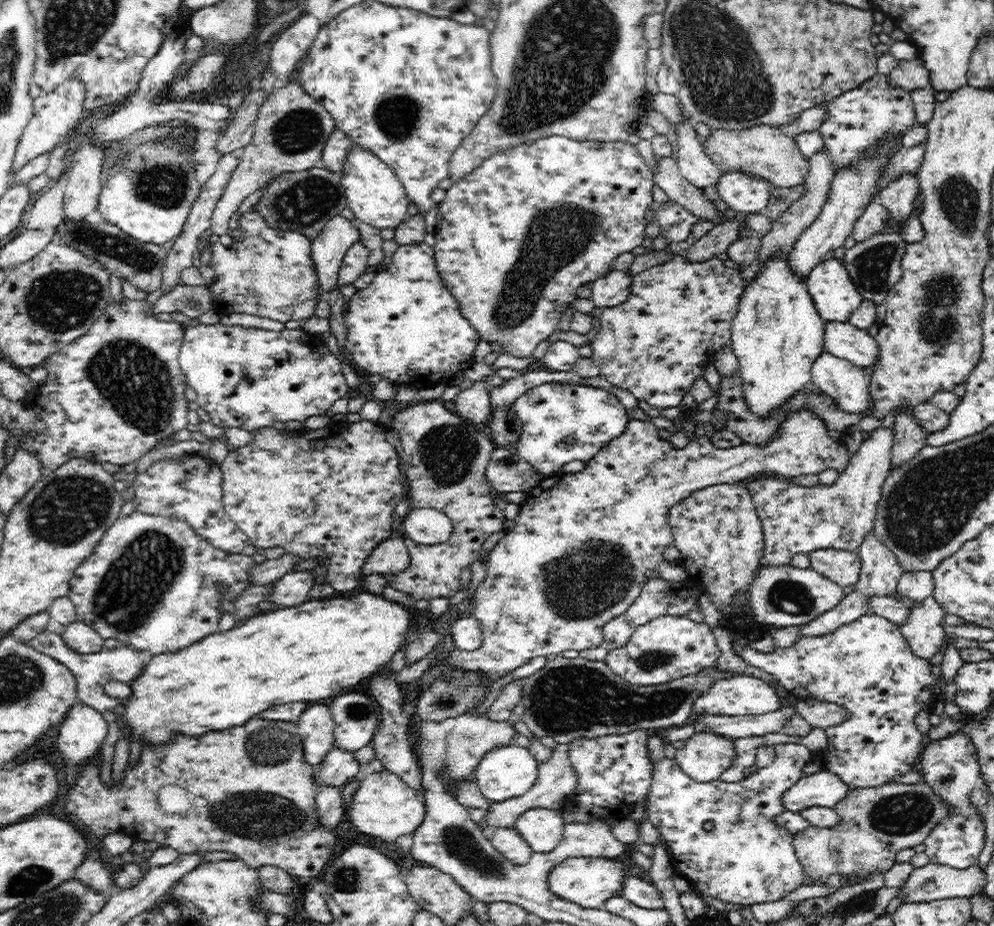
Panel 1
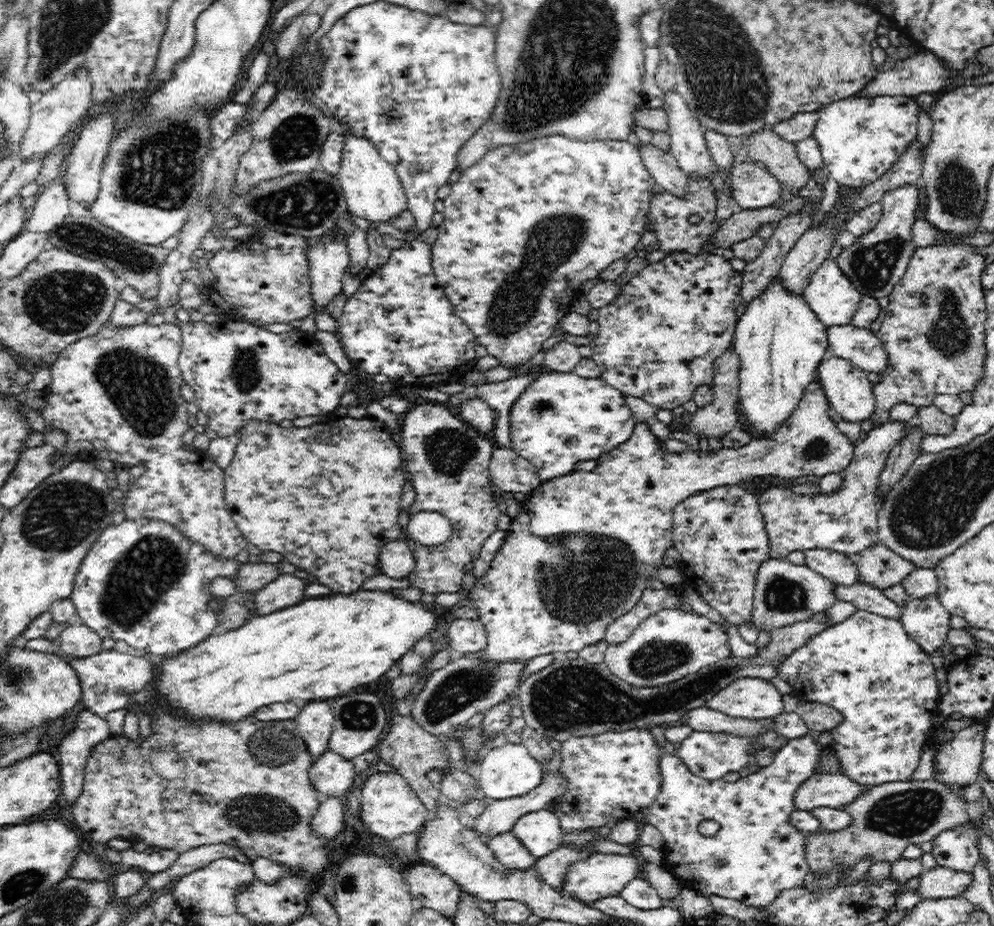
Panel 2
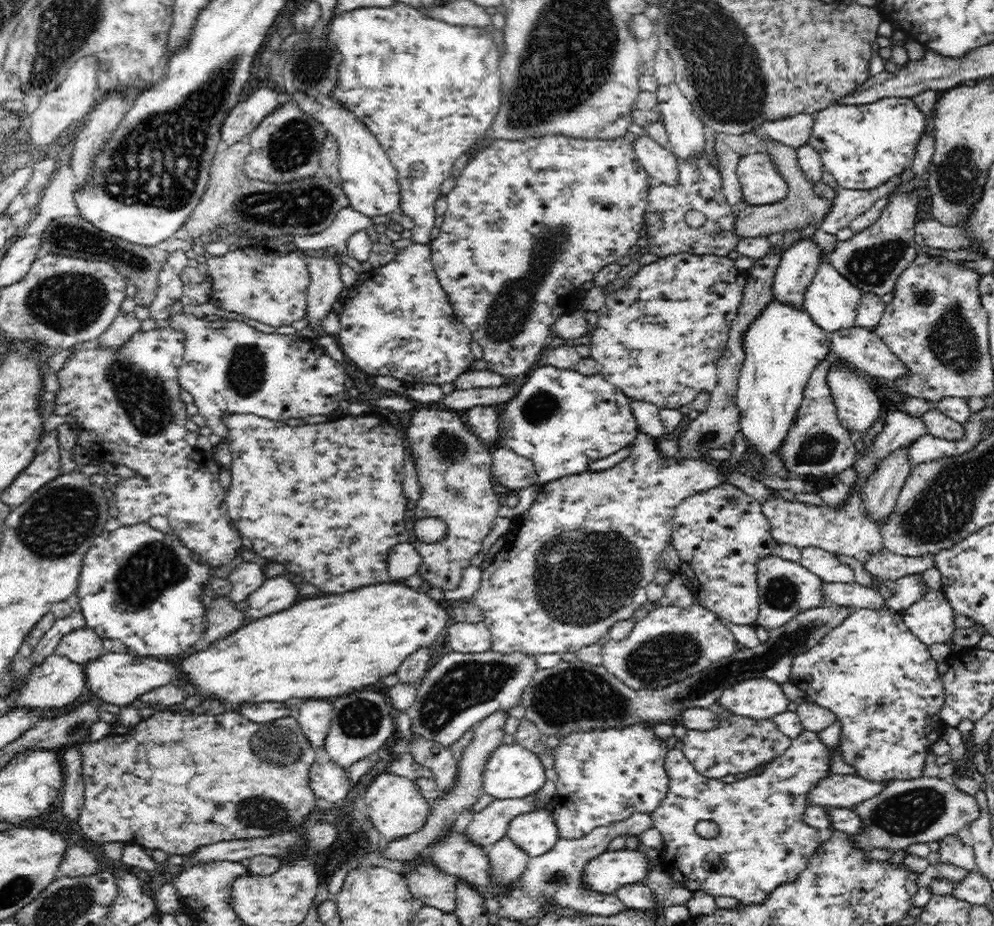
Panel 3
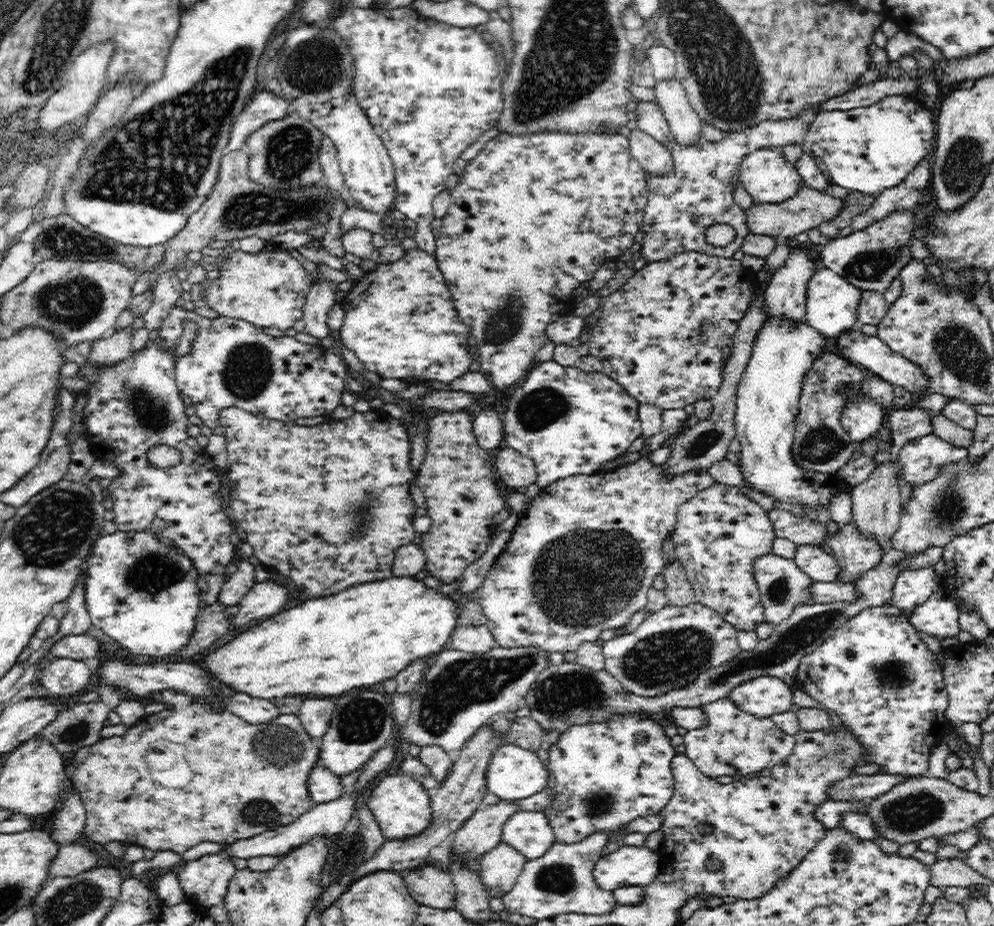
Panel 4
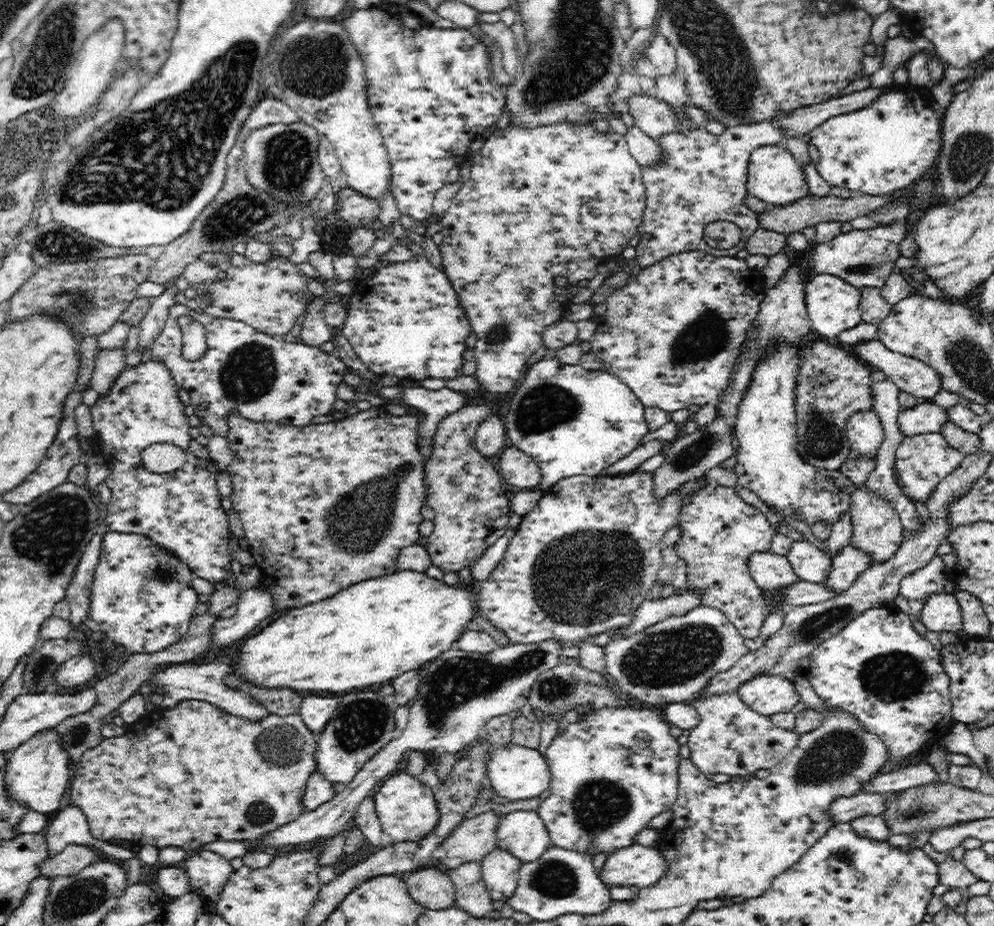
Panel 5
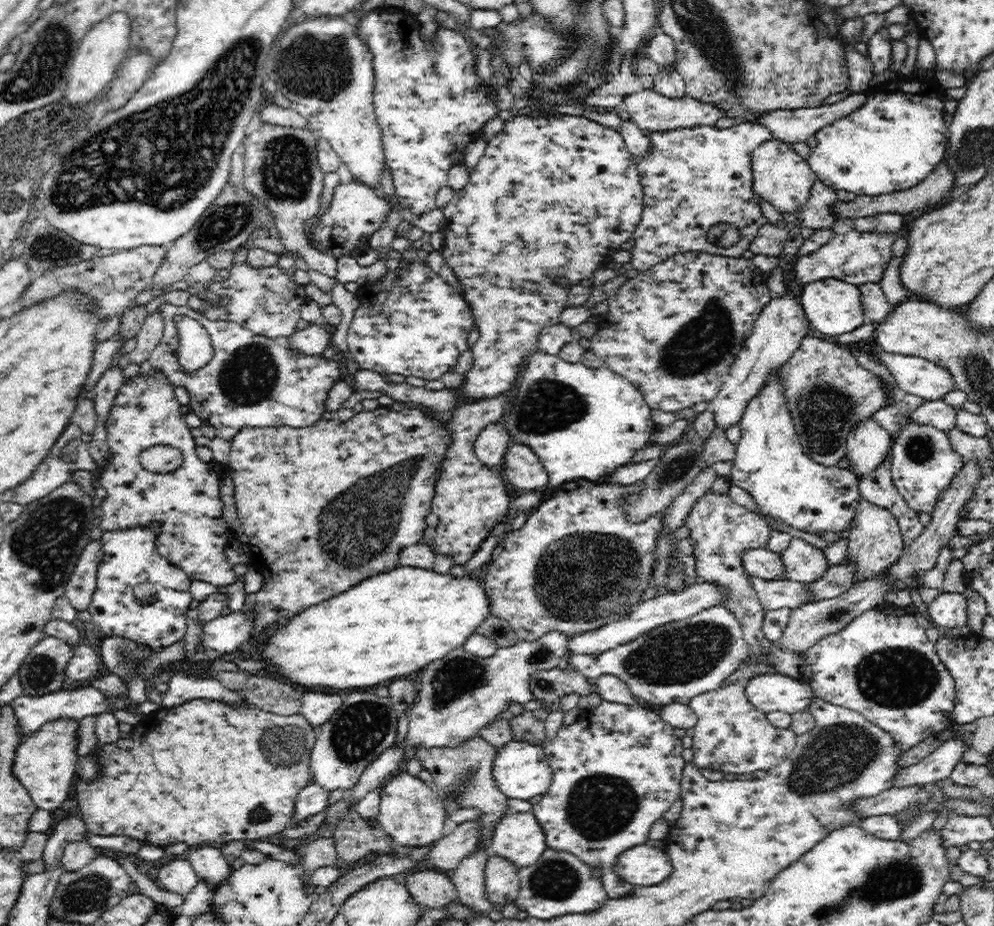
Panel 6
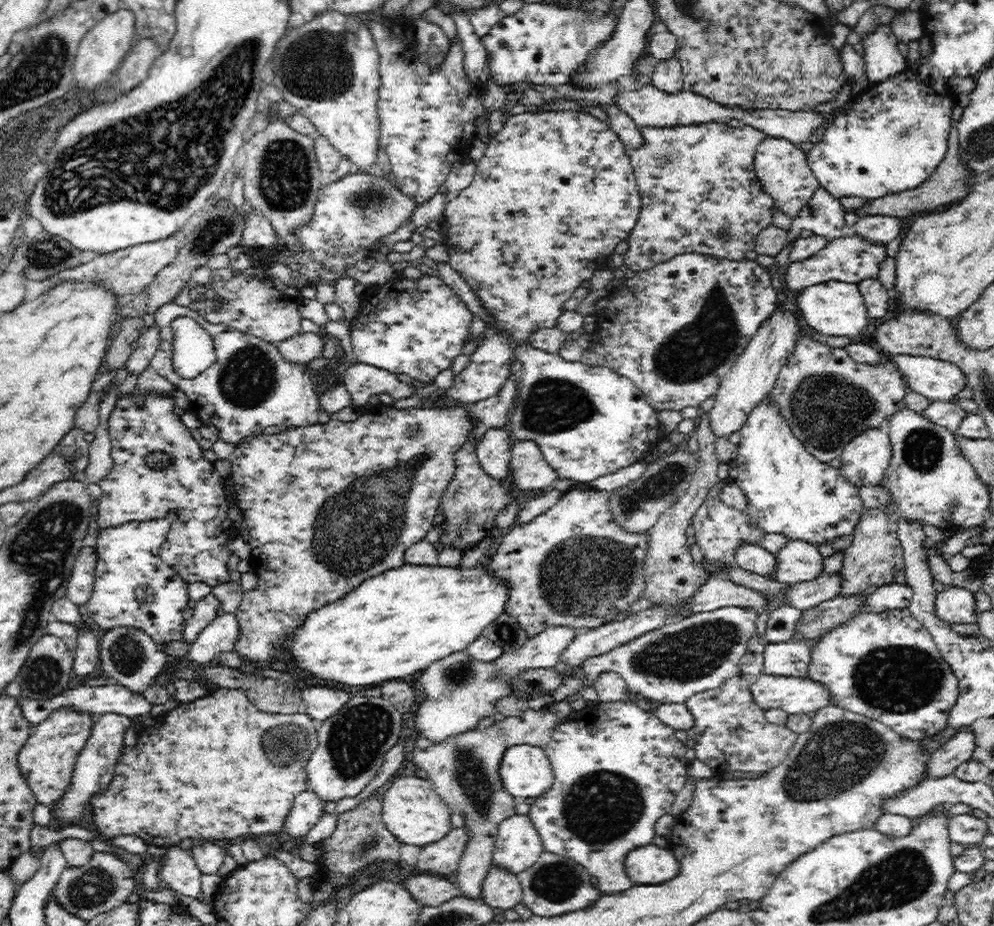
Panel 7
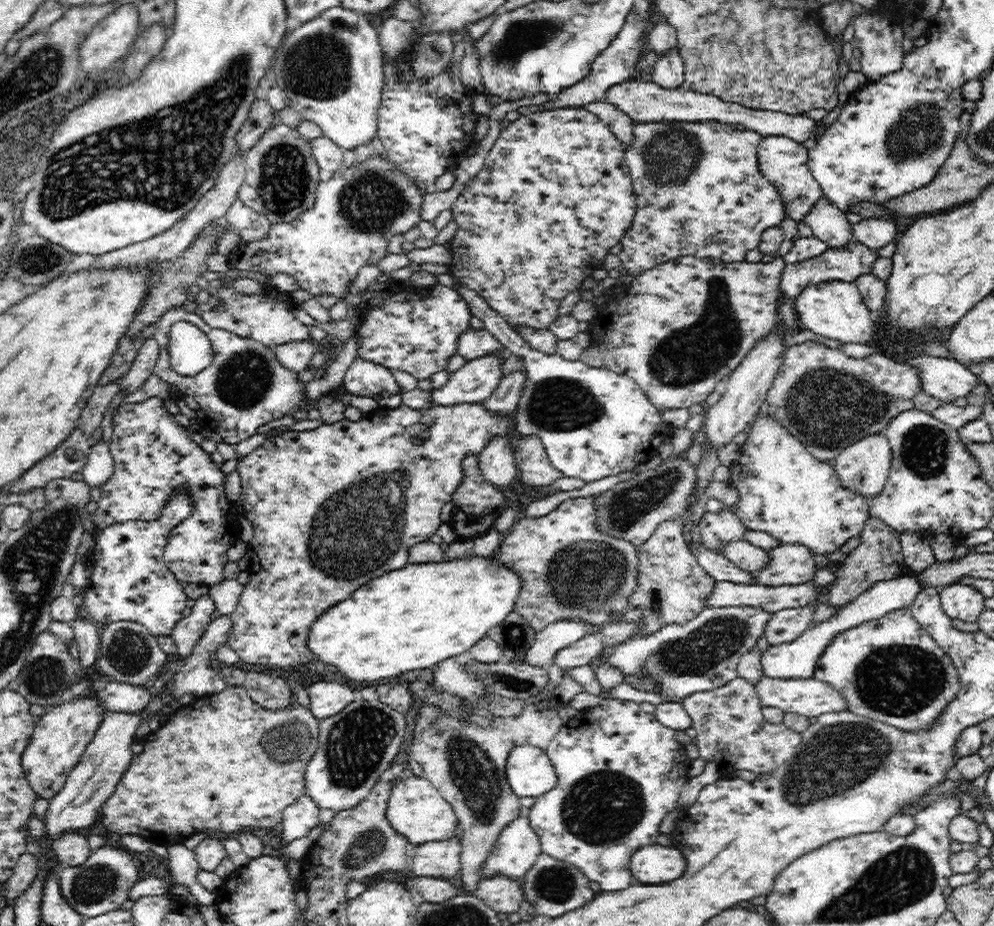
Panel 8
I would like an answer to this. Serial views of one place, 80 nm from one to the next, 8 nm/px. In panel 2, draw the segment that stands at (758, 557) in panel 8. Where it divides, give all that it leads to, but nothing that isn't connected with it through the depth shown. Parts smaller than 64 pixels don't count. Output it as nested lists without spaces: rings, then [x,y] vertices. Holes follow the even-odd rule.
[[[784,559],[765,560],[756,574],[754,610],[752,620],[760,631],[782,628],[806,620],[812,615],[827,611],[837,600],[835,586],[831,580],[820,576],[804,565],[792,564]]]

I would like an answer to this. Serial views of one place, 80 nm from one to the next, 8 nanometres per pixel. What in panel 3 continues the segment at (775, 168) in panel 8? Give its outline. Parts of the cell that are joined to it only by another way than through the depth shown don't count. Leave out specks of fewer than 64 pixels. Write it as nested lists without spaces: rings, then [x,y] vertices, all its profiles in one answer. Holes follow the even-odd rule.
[[[760,149],[739,158],[737,181],[741,185],[742,200],[748,206],[774,204],[788,196],[788,184]]]

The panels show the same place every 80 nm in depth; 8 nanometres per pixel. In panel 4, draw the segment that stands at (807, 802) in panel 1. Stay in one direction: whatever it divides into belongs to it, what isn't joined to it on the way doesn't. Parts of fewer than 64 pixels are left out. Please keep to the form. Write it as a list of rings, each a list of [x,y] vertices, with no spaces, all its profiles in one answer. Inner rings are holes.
[[[874,773],[873,775],[854,774],[846,777],[845,780],[836,782],[828,790],[828,799],[834,801],[876,799],[909,780],[904,775],[884,775],[884,773]]]

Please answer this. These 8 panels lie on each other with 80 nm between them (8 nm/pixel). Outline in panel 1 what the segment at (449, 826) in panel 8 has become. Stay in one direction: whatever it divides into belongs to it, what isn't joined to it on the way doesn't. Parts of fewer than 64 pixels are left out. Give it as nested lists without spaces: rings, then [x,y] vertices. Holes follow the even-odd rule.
[[[384,769],[366,776],[348,803],[348,818],[360,832],[395,842],[398,836],[412,834],[424,820],[424,801],[400,776]]]

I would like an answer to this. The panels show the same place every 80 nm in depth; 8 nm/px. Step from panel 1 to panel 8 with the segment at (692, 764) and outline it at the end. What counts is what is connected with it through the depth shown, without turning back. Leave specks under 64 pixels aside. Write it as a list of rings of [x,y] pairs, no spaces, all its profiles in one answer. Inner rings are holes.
[[[742,678],[729,681],[721,688],[686,696],[680,703],[692,718],[699,757],[706,762],[715,761],[721,771],[769,773],[784,764],[802,740],[800,733],[782,723],[772,724],[764,719],[763,705],[755,686]]]

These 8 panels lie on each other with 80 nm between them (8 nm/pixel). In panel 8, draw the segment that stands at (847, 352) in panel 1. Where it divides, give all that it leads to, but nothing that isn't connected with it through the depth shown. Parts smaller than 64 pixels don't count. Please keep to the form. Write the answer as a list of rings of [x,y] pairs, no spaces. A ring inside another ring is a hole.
[[[924,356],[907,358],[908,366],[916,367],[920,375],[922,391],[944,403],[956,398],[969,398],[974,386],[978,386],[976,375],[952,358]]]

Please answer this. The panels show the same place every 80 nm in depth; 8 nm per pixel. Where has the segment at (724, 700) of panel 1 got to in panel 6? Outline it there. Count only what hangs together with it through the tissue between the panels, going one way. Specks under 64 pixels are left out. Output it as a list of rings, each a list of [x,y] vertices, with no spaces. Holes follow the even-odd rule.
[[[779,673],[761,674],[748,680],[745,689],[748,701],[759,712],[786,712],[795,714],[809,708],[810,698],[815,696],[813,689]]]

